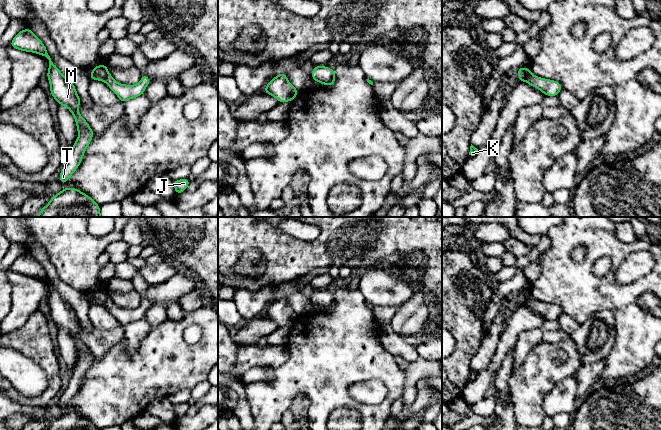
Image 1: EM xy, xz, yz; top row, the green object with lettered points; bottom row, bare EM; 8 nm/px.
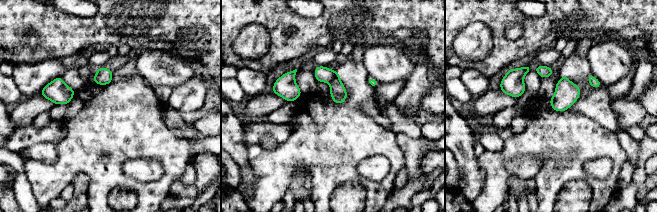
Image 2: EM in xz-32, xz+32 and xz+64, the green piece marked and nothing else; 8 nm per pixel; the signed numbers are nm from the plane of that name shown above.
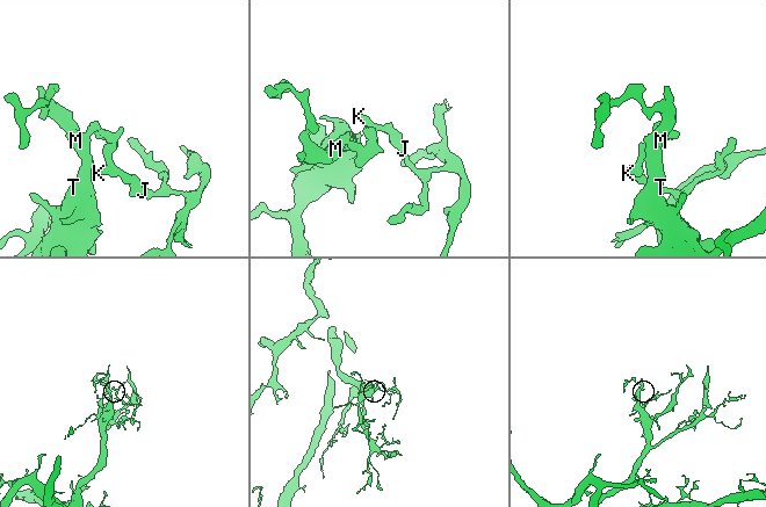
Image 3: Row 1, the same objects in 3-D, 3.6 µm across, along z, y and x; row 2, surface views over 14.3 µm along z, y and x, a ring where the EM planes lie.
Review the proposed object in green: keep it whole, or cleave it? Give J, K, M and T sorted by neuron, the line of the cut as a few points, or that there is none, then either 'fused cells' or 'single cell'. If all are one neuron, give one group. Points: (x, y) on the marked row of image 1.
J K / M T | xy (109, 73), (103, 80) | fused cells

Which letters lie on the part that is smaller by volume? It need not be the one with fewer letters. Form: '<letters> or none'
J, K

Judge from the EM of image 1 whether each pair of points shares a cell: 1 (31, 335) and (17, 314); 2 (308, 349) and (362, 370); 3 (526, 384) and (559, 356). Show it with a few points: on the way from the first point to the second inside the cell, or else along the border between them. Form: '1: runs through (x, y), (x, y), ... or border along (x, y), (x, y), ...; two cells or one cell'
1: border along (37, 309), (20, 327), (10, 332); two cells
2: runs through (321, 349), (341, 349), (349, 357); one cell
3: runs through (534, 378), (551, 362); one cell

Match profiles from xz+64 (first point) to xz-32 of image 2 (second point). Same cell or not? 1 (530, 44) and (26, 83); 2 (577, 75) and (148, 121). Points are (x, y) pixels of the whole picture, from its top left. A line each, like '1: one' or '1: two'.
1: two
2: one

